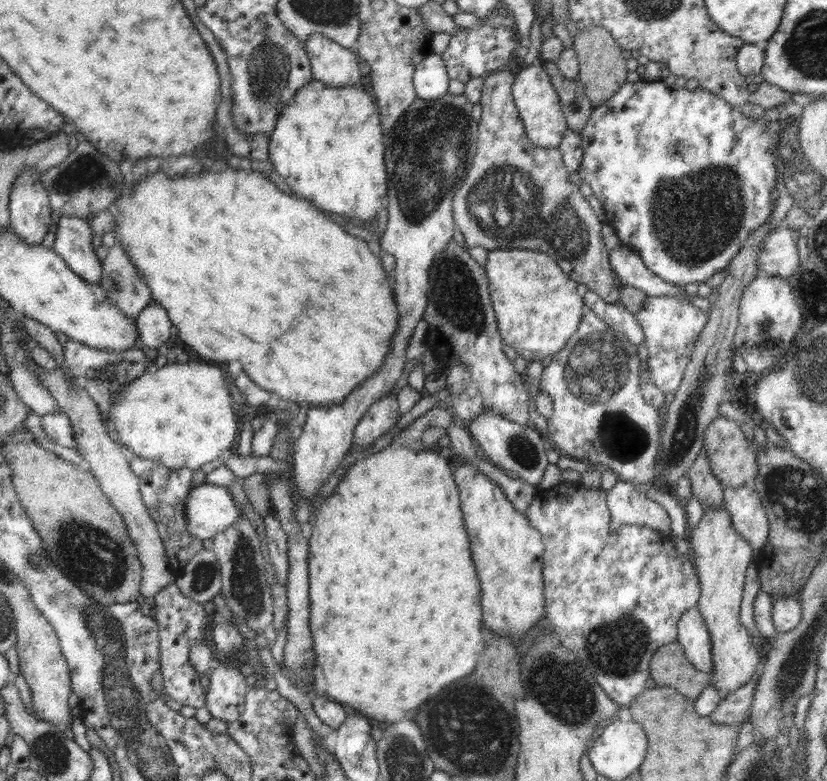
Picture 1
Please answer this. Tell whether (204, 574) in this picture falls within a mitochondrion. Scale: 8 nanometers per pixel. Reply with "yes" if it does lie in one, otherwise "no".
yes

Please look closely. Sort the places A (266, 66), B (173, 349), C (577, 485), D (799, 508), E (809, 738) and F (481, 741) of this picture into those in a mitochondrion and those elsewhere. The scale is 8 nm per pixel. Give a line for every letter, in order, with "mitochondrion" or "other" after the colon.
A: mitochondrion
B: other
C: other
D: mitochondrion
E: other
F: mitochondrion

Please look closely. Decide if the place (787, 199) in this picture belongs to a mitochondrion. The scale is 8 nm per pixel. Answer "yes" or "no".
no

